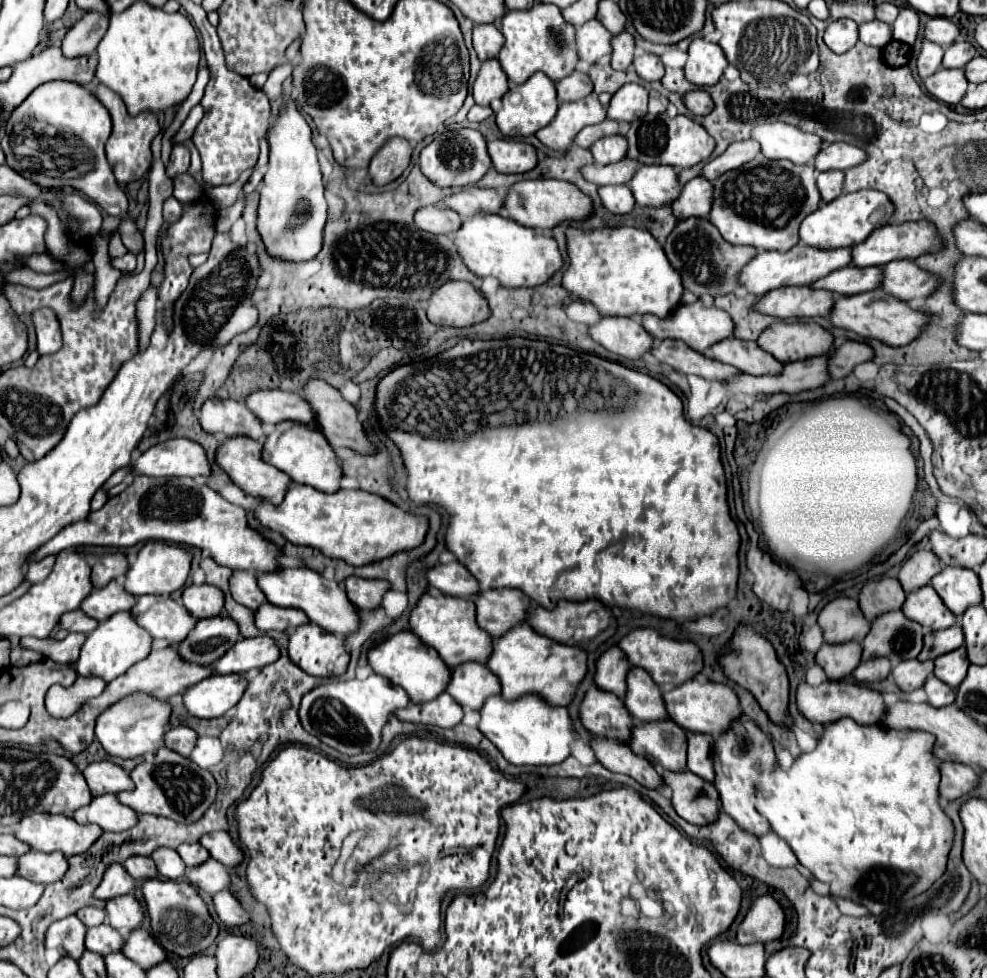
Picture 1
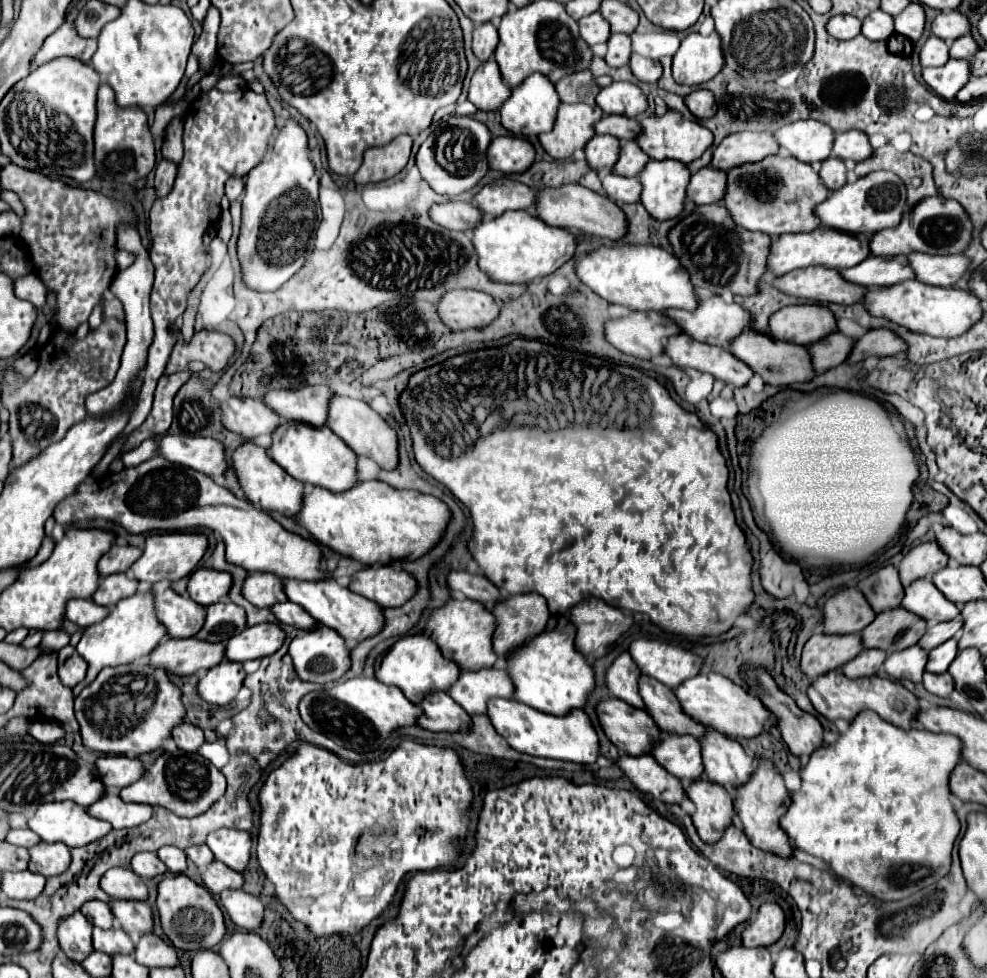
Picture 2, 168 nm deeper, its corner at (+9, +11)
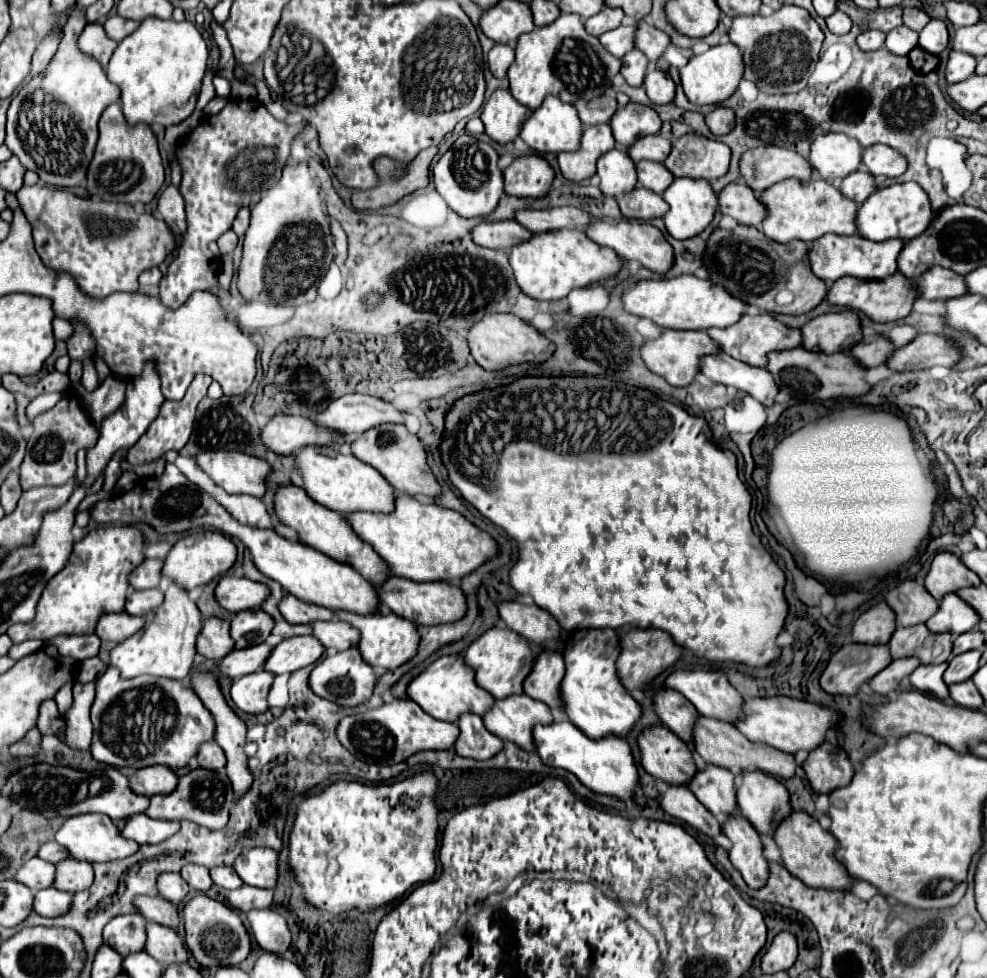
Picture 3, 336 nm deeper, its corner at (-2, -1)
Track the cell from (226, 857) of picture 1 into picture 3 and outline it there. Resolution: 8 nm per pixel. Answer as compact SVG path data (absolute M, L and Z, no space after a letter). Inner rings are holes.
M254 847L254 849L246 849L242 851L236 861L234 861L234 869L238 873L238 877L252 887L262 887L262 889L274 889L276 885L276 859L278 853L274 849L266 849L266 847Z

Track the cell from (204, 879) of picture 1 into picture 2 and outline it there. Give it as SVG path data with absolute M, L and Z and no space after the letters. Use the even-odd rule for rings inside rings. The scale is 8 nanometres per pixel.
M213 861L203 871L203 883L211 893L219 895L225 889L241 889L243 887L243 875L229 869L227 865L223 865L219 861Z

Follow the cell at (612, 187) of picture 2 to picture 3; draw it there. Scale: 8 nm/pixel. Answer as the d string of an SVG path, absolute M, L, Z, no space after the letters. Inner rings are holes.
M636 187L630 193L624 193L618 199L618 207L626 219L642 219L642 221L662 217L668 209L666 201L660 195L644 187Z

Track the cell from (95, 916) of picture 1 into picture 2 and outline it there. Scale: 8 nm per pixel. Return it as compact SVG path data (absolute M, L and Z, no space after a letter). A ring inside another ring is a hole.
M87 901L83 905L81 913L99 929L113 929L115 927L115 917L111 913L111 905L103 901Z

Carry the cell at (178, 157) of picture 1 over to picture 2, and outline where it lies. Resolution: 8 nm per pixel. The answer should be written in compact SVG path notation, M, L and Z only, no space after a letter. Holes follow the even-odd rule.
M161 159L157 163L157 169L155 169L155 195L157 195L157 199L167 197L171 193L175 175L177 175L177 165L175 163L165 161L165 159Z

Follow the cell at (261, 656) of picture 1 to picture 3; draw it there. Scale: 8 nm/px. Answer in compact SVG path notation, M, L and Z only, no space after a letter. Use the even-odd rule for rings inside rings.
M290 637L280 641L268 655L264 669L280 675L280 673L292 673L296 669L302 669L306 665L312 665L314 661L318 661L324 653L324 645L312 637Z

